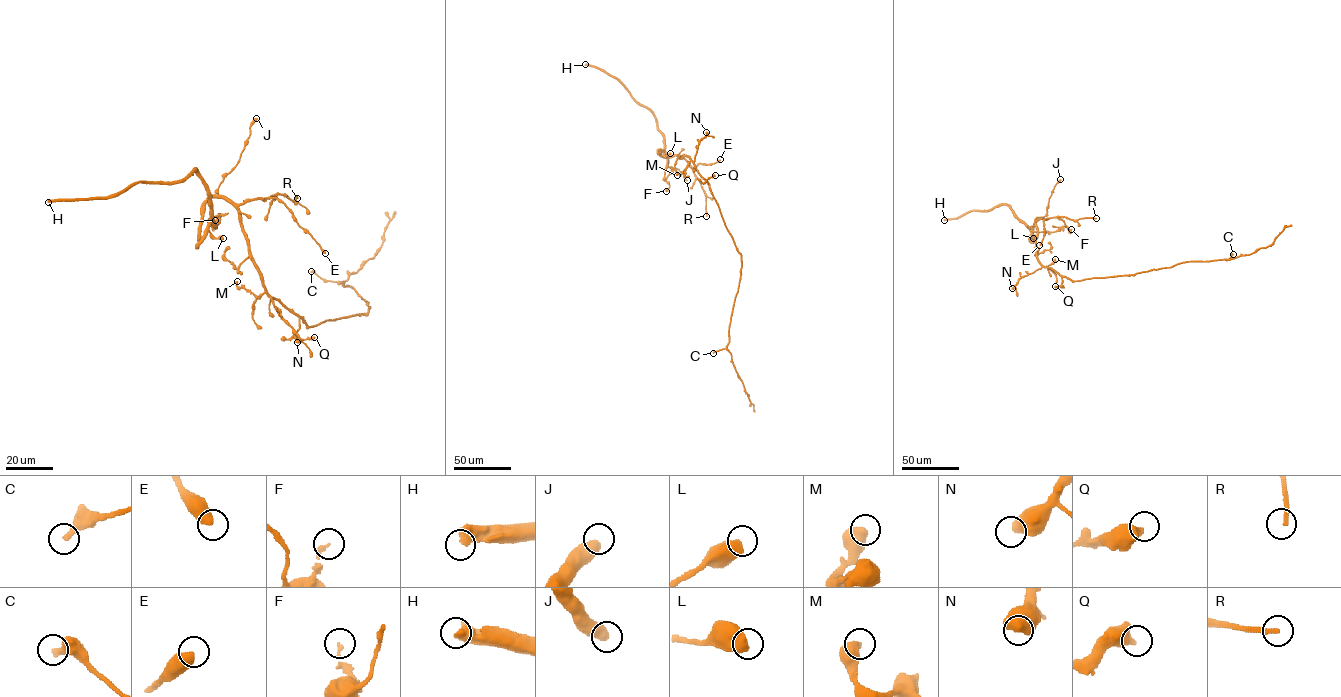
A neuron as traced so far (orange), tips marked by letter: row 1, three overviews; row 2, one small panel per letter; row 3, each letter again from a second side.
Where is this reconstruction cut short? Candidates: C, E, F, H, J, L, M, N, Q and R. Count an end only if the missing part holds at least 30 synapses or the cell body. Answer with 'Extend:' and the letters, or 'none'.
Extend: R

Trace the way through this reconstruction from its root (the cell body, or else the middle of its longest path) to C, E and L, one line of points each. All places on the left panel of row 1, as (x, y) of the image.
C: (295, 315), (314, 326), (325, 320), (365, 314), (369, 308), (351, 287), (325, 281), (311, 271)
E: (295, 315), (266, 291), (251, 254), (238, 206), (257, 199), (278, 198), (325, 253)
L: (295, 315), (266, 291), (239, 211), (211, 197), (205, 203), (196, 246), (208, 229), (223, 238)

